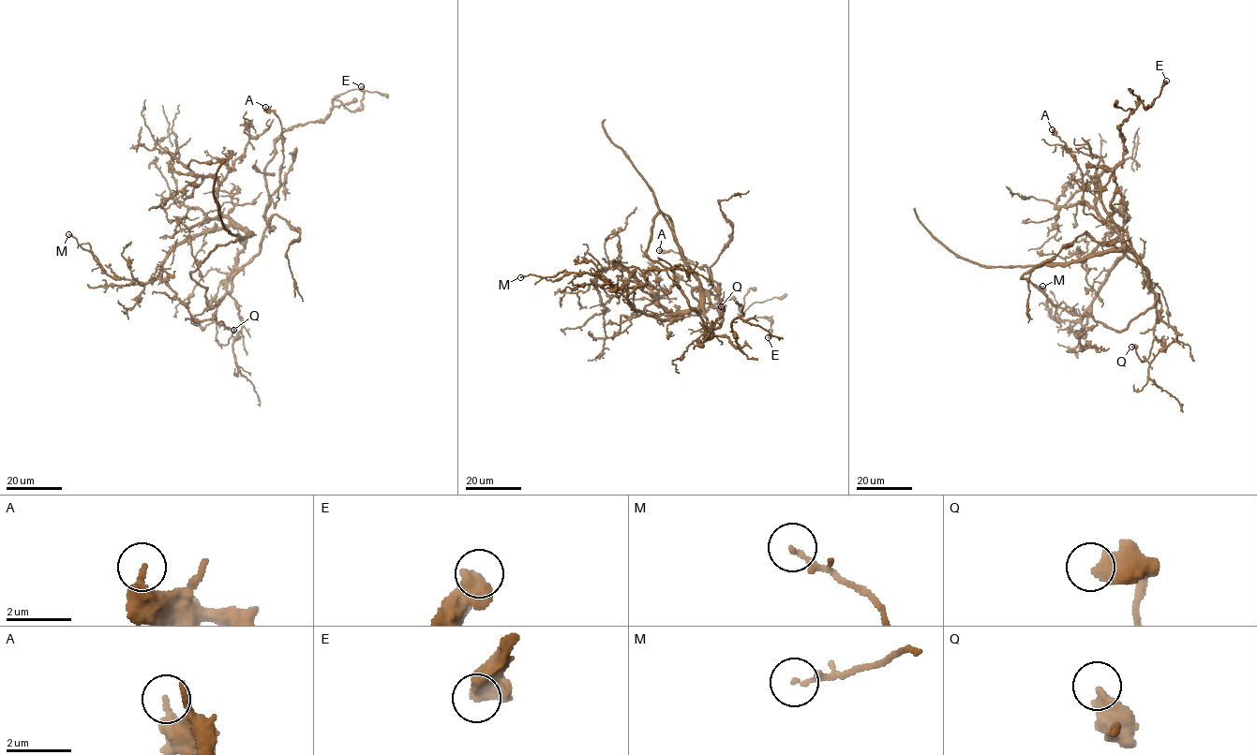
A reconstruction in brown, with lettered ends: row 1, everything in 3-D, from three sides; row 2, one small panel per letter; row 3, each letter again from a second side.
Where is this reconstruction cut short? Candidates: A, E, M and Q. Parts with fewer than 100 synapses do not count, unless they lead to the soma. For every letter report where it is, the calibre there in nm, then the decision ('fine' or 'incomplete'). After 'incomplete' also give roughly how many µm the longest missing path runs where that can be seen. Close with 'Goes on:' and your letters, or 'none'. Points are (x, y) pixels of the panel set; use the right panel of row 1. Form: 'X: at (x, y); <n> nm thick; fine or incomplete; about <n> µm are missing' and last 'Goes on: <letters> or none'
A: at (1052, 129); 440 nm thick; fine
E: at (1166, 81); 700 nm thick; fine
M: at (1042, 286); 130 nm thick; fine
Q: at (1131, 347); 500 nm thick; fine
Goes on: none

